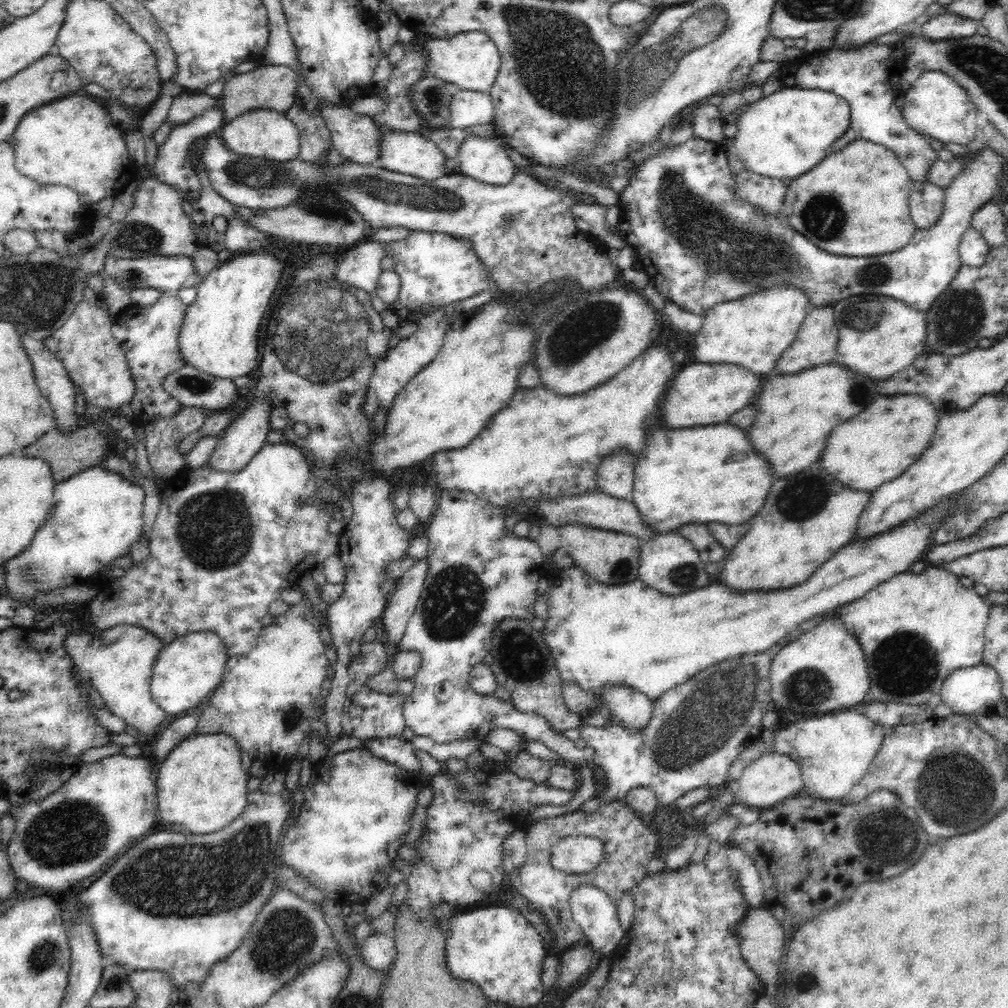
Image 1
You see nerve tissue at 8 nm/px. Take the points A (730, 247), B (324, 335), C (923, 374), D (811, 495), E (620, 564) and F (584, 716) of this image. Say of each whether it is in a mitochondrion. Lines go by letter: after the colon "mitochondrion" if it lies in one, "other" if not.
A: mitochondrion
B: mitochondrion
C: mitochondrion
D: mitochondrion
E: mitochondrion
F: other

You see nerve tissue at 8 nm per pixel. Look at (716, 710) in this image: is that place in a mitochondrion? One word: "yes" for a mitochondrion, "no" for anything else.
yes

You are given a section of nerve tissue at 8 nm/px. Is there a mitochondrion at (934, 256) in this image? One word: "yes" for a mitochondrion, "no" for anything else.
no

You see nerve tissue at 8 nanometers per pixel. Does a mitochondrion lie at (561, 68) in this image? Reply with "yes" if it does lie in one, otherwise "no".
yes

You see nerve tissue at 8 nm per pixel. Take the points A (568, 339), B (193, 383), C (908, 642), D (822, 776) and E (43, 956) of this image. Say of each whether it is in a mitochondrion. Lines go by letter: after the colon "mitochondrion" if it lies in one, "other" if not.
A: mitochondrion
B: mitochondrion
C: mitochondrion
D: other
E: mitochondrion

